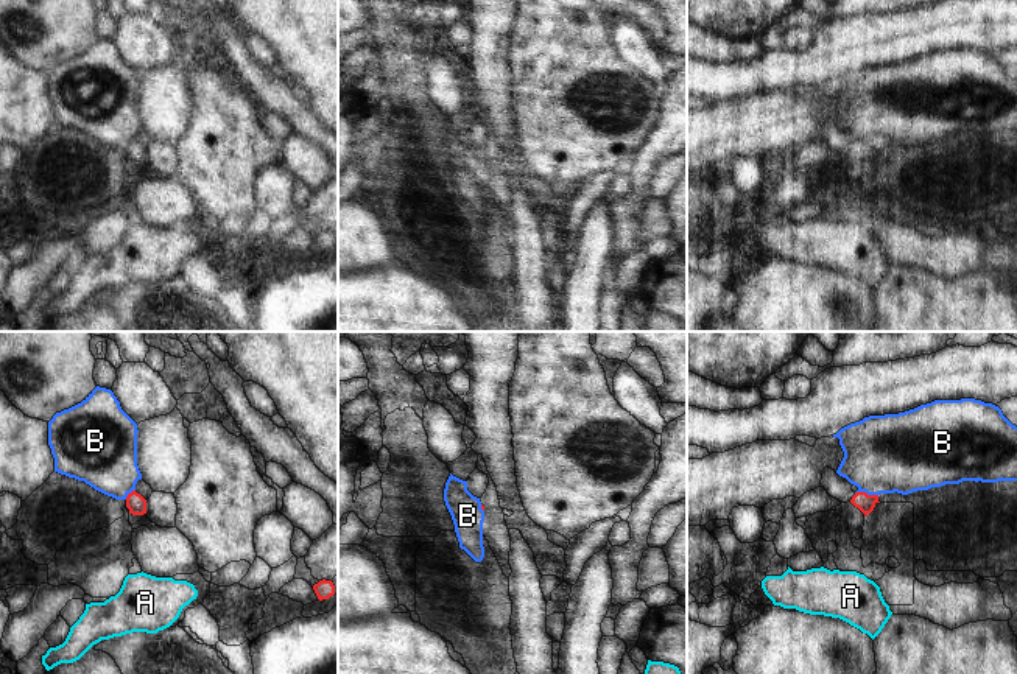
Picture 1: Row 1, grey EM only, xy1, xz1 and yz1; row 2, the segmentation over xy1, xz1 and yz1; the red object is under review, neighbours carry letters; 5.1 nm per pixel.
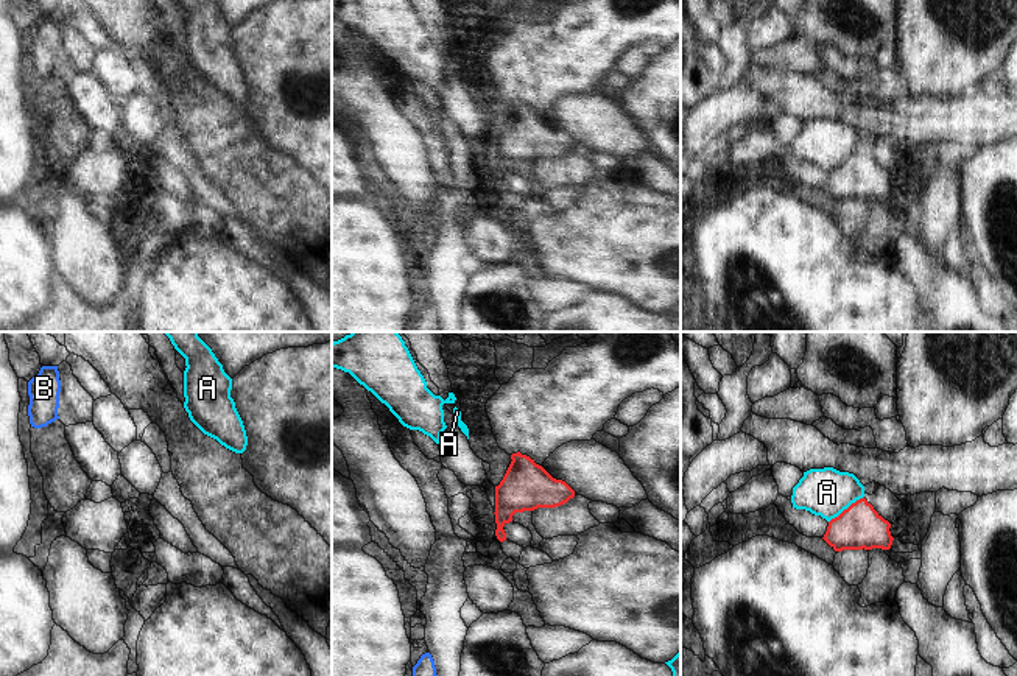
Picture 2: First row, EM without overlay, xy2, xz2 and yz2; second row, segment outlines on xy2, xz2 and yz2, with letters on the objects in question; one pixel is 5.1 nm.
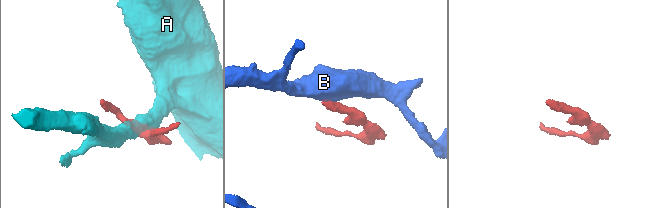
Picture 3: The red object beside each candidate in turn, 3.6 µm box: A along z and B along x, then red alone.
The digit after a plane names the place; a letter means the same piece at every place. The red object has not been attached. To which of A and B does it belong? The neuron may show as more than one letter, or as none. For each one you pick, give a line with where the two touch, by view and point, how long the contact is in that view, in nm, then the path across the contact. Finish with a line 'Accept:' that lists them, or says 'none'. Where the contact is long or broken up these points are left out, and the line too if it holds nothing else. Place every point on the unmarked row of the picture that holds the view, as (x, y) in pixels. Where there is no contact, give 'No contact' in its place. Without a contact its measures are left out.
Accept: none.

